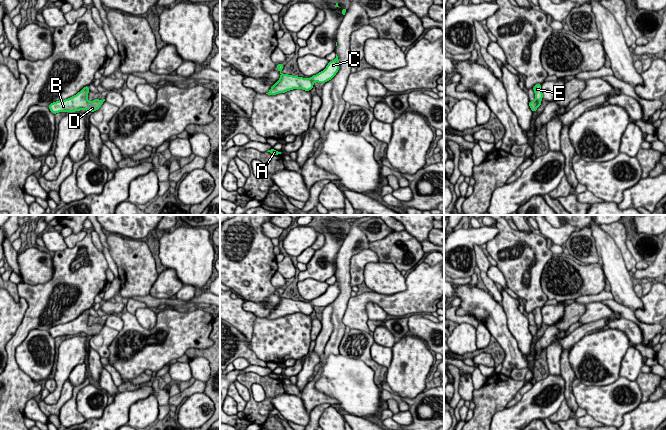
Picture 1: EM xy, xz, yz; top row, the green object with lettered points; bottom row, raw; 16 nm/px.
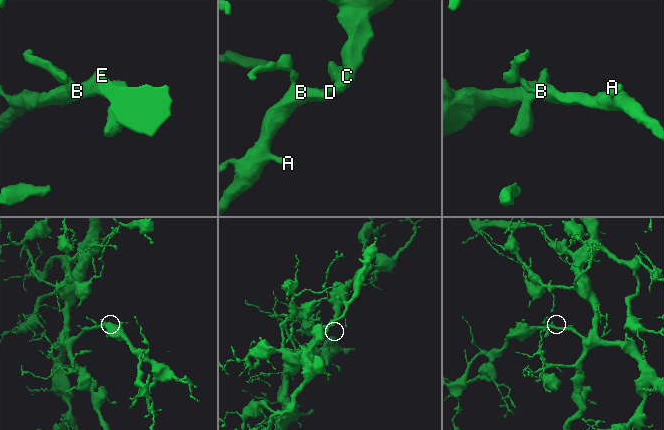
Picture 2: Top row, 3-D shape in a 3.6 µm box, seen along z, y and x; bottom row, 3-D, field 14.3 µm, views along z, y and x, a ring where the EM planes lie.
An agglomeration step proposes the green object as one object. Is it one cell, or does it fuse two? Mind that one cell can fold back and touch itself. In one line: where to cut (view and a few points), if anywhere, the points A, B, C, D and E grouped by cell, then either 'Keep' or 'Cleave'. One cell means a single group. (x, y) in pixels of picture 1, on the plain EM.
No split. Groups: A B C D E. Keep

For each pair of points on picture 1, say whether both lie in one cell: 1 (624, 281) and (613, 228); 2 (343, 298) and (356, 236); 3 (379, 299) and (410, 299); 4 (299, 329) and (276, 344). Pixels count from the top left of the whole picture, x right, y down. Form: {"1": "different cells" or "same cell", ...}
{"1": "different cells", "2": "same cell", "3": "same cell", "4": "same cell"}

